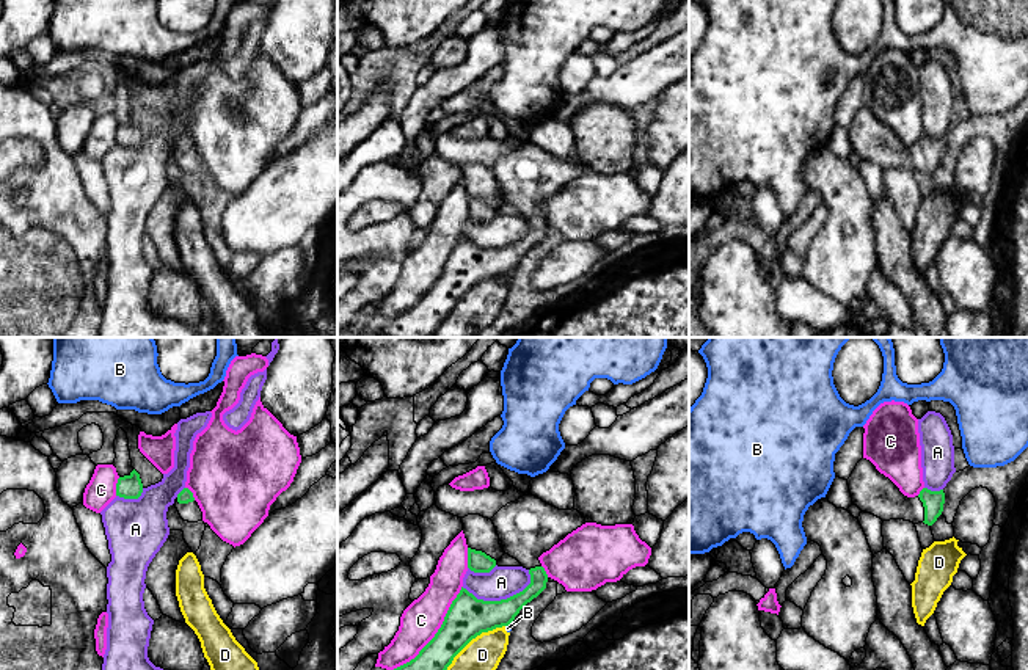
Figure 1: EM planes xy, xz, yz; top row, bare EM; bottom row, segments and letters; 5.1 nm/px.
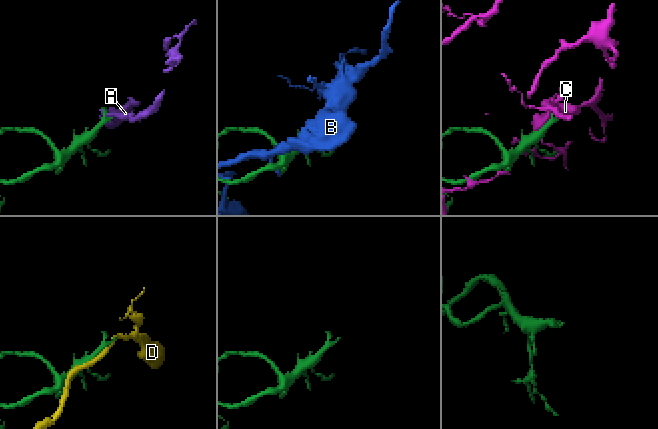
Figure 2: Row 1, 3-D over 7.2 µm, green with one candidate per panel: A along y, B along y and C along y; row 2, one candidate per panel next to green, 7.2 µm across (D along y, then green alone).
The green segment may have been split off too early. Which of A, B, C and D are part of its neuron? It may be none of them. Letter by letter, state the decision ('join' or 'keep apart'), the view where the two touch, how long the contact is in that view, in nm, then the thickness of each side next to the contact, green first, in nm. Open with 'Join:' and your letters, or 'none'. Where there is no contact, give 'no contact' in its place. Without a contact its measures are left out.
Join: none
A: keep apart; meets green in xz; contact 360 nm long; 220 nm thick on the green side, 170 nm on the other
B: keep apart; meets green in xz; contact 40 nm long; 220 nm thick on the green side, 30 nm on the other
C: keep apart; meets green in xz; contact 550 nm long; 220 nm thick on the green side, 200 nm on the other
D: keep apart; meets green in xz; contact 380 nm long; 220 nm thick on the green side, 180 nm on the other

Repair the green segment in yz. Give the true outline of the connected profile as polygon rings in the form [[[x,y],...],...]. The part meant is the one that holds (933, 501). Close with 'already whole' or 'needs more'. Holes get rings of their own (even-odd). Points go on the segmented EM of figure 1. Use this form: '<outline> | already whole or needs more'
[[[866,458],[857,463],[848,485],[852,504],[882,521],[904,519],[932,526],[943,512],[943,490],[923,488],[918,496],[907,497]]] | needs more

